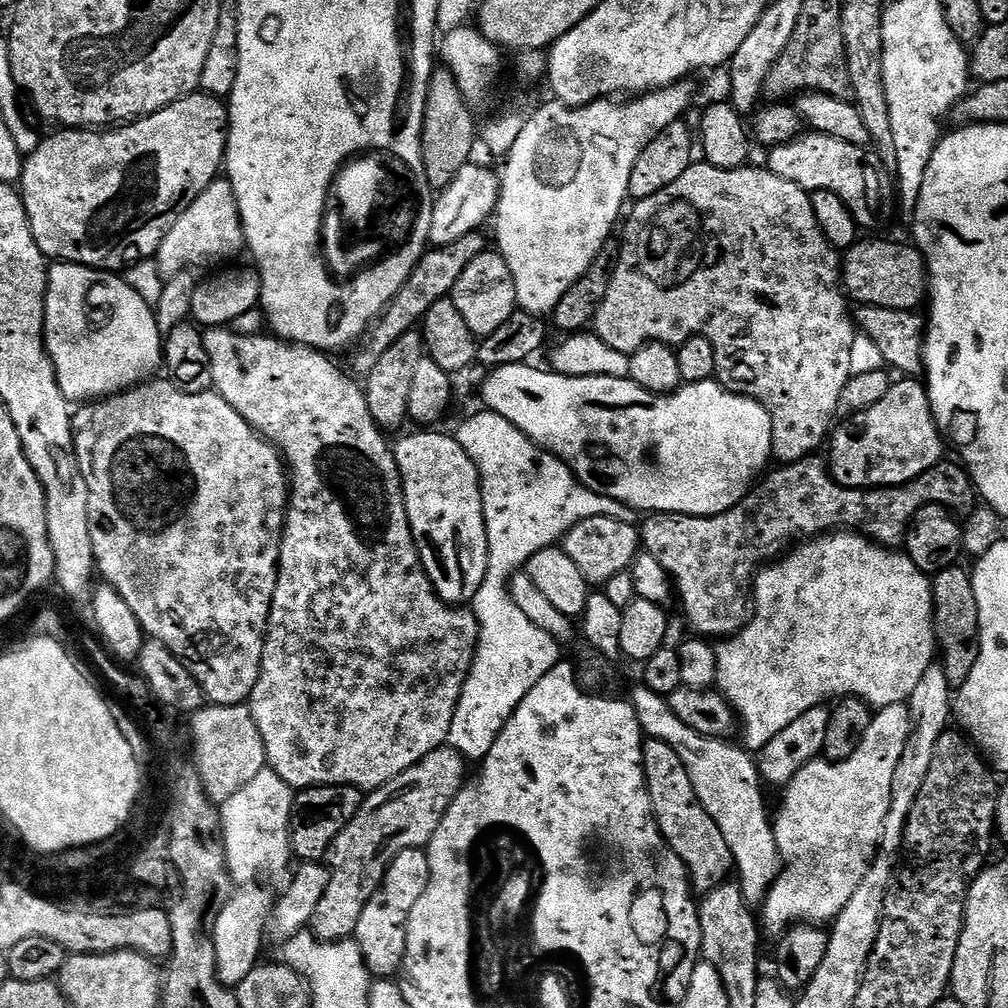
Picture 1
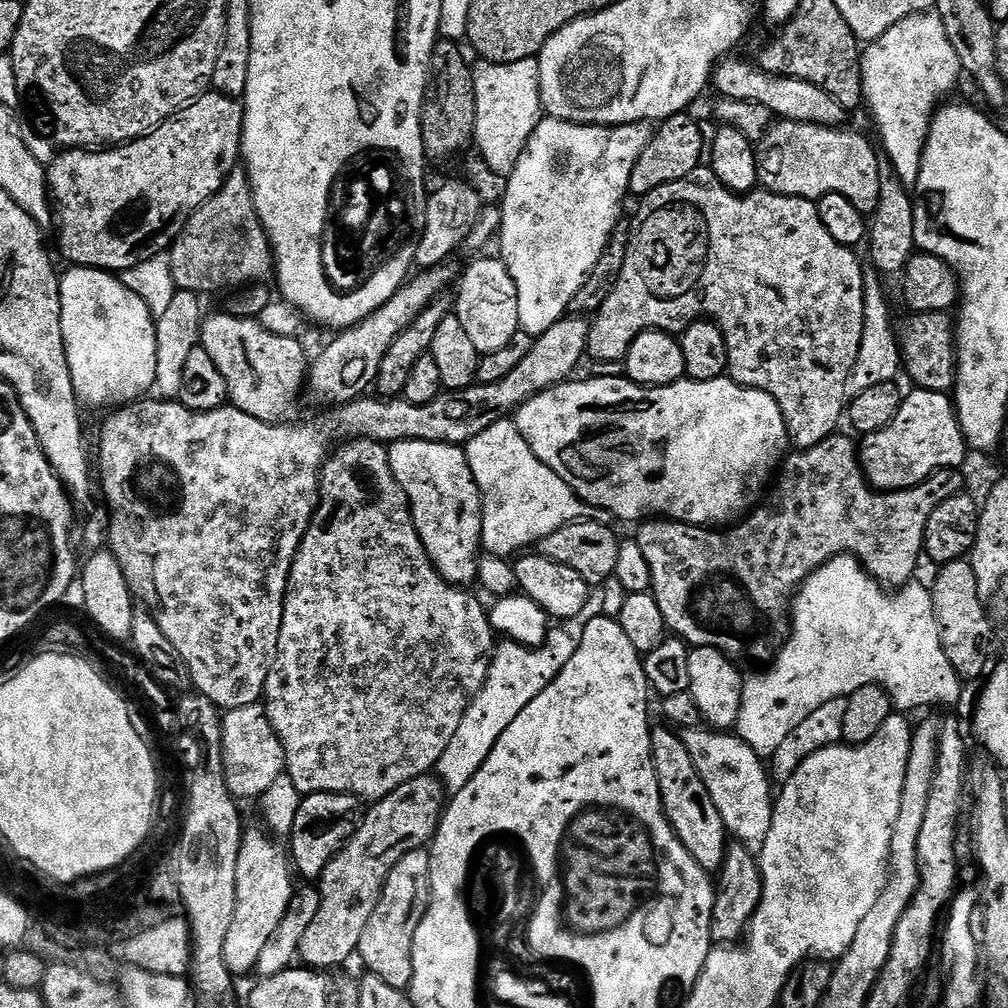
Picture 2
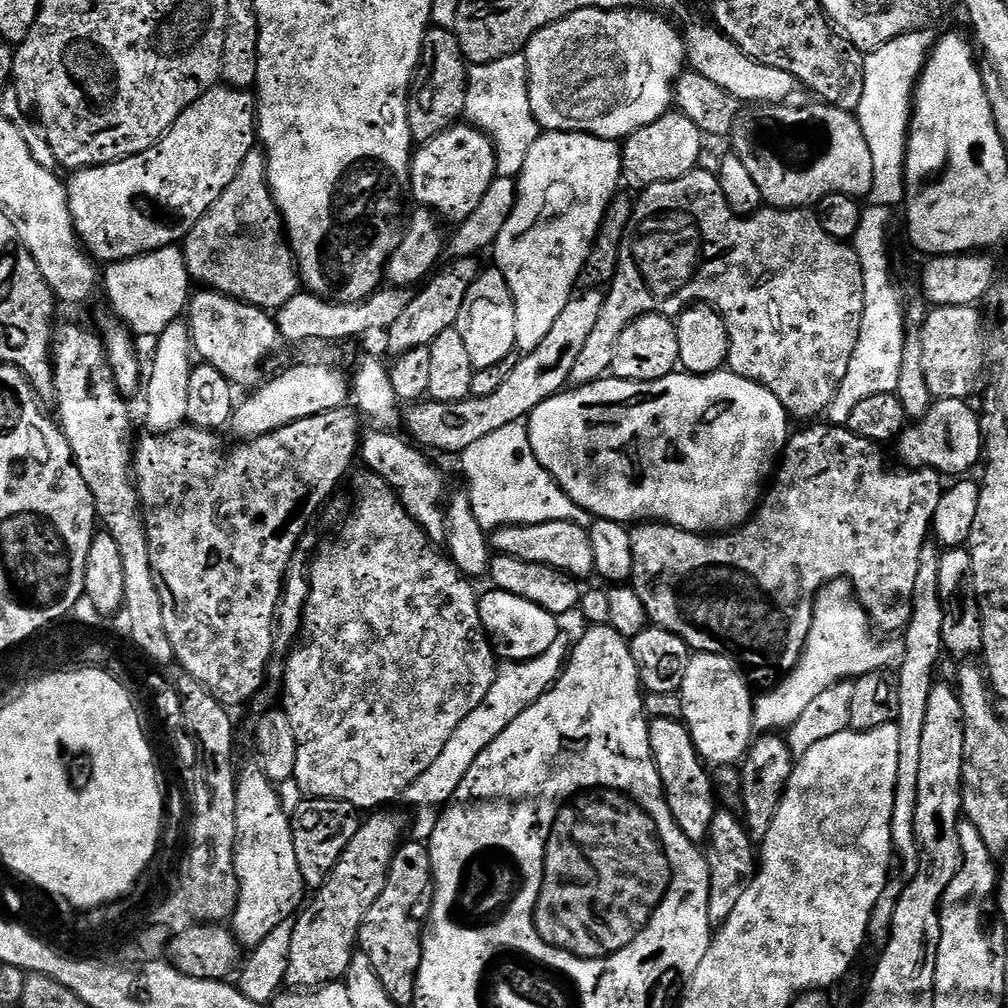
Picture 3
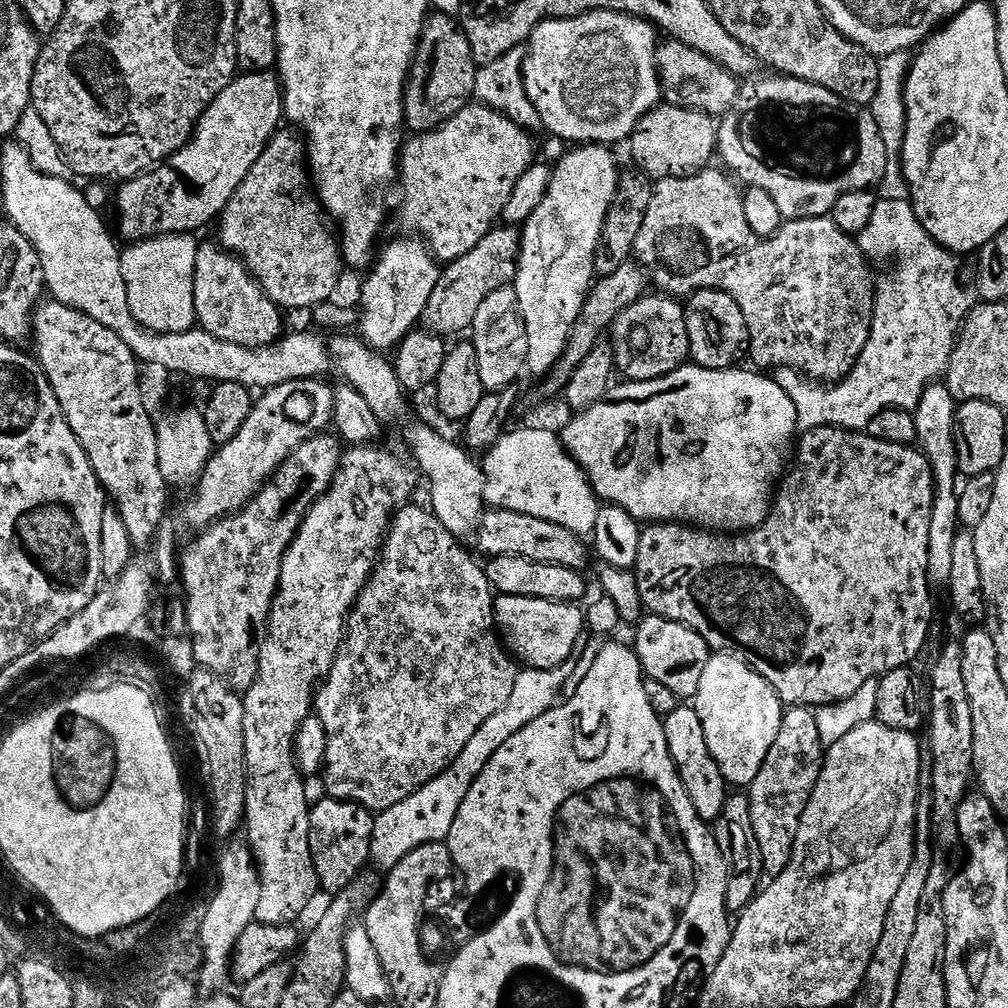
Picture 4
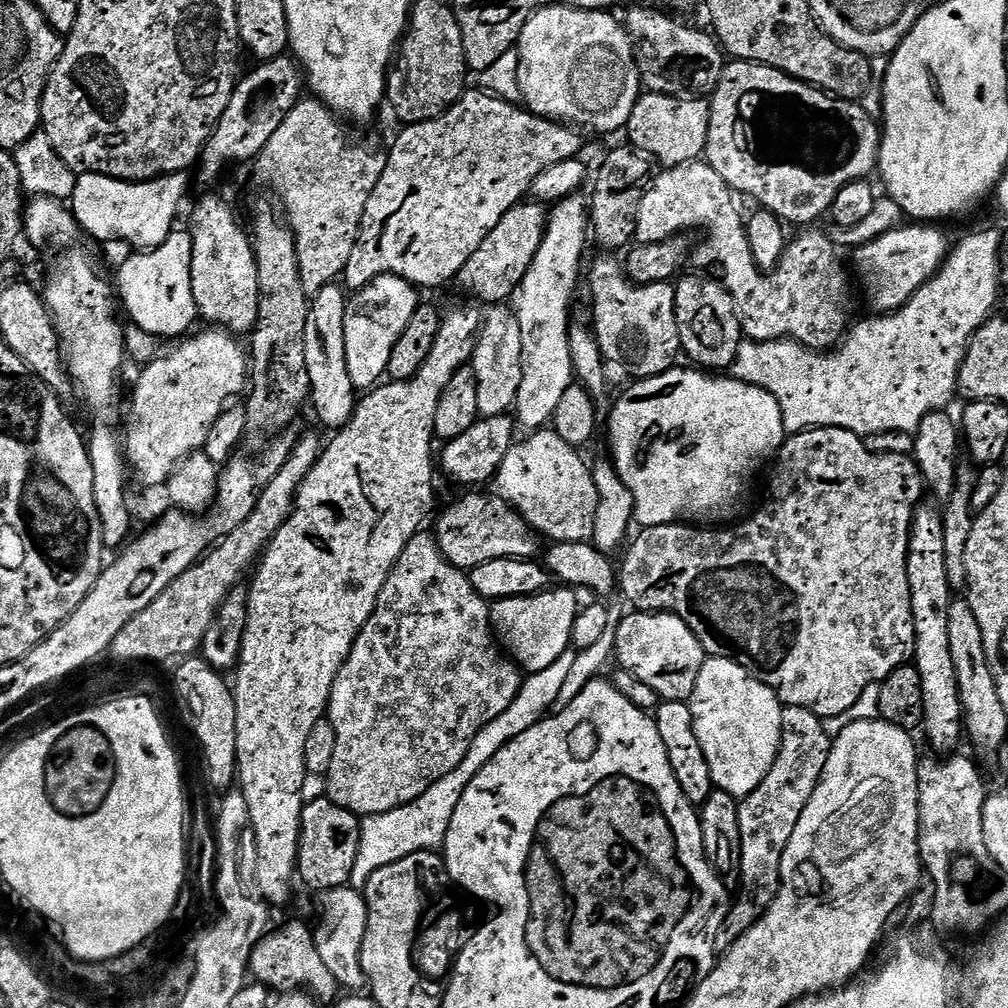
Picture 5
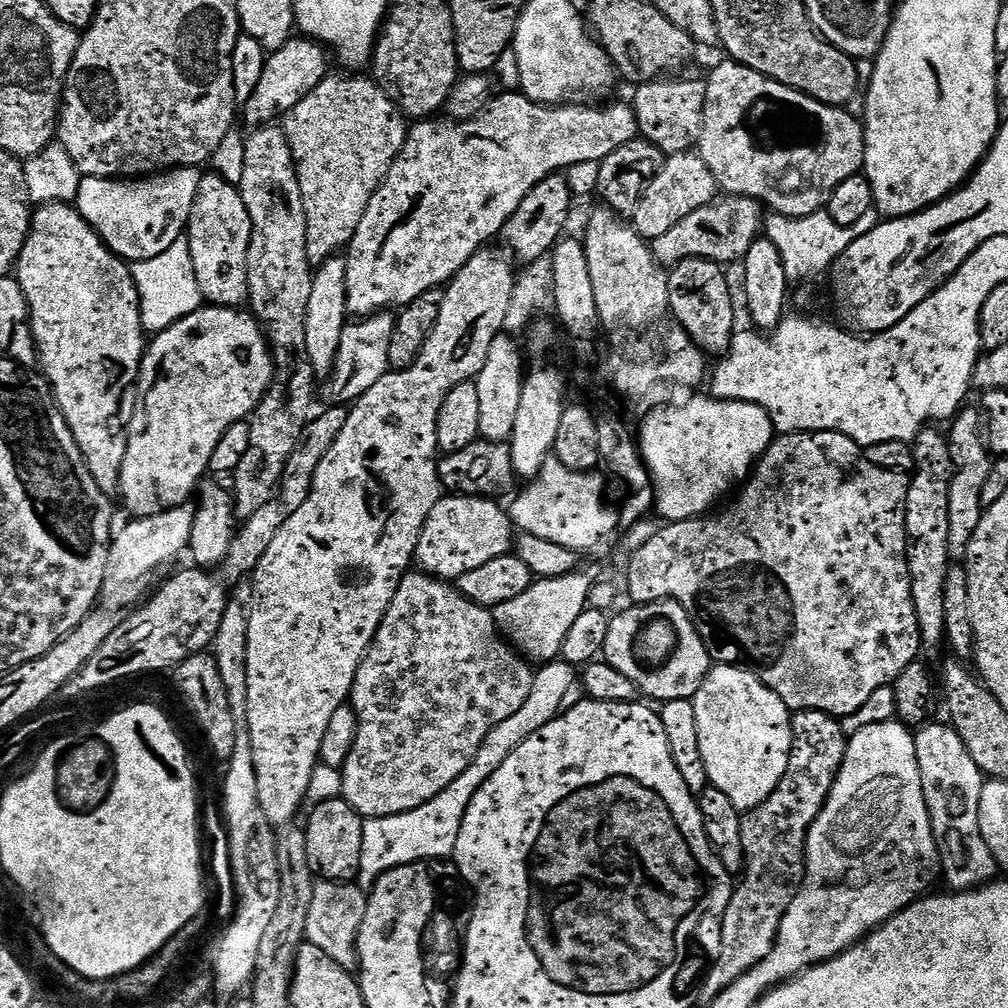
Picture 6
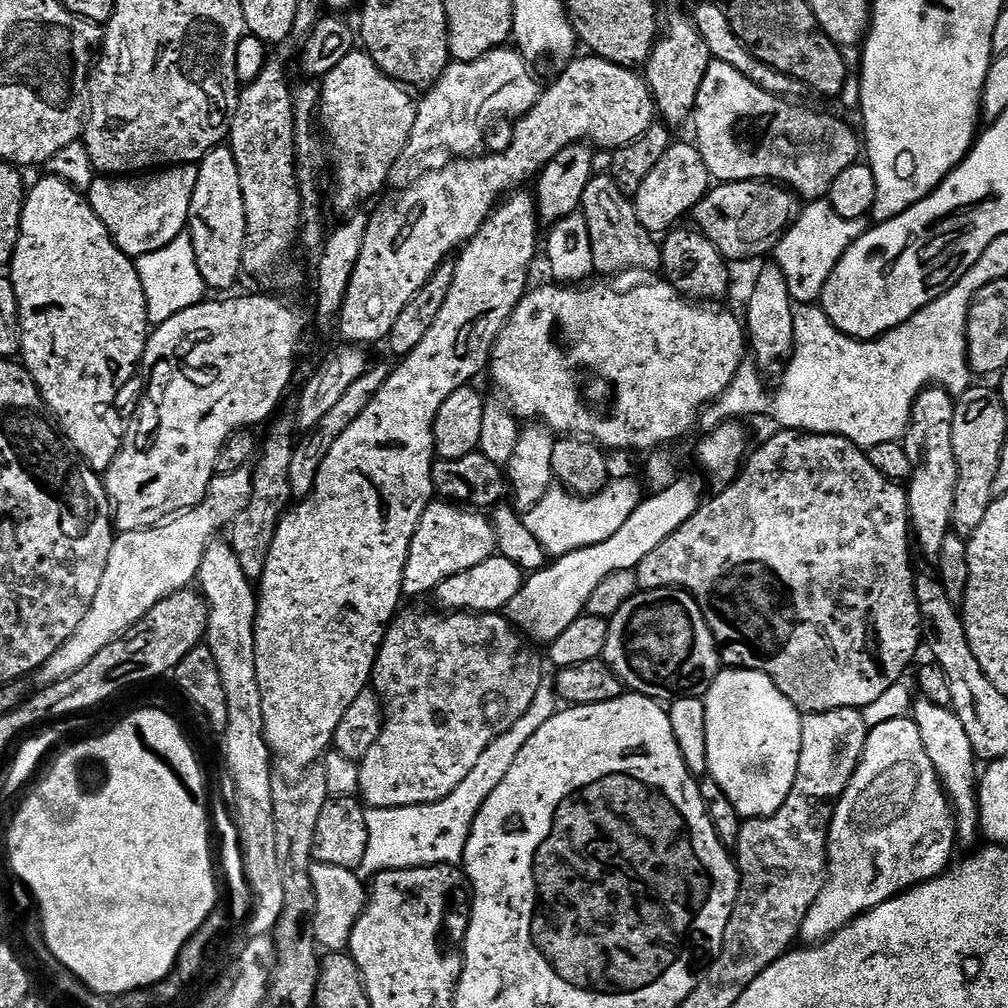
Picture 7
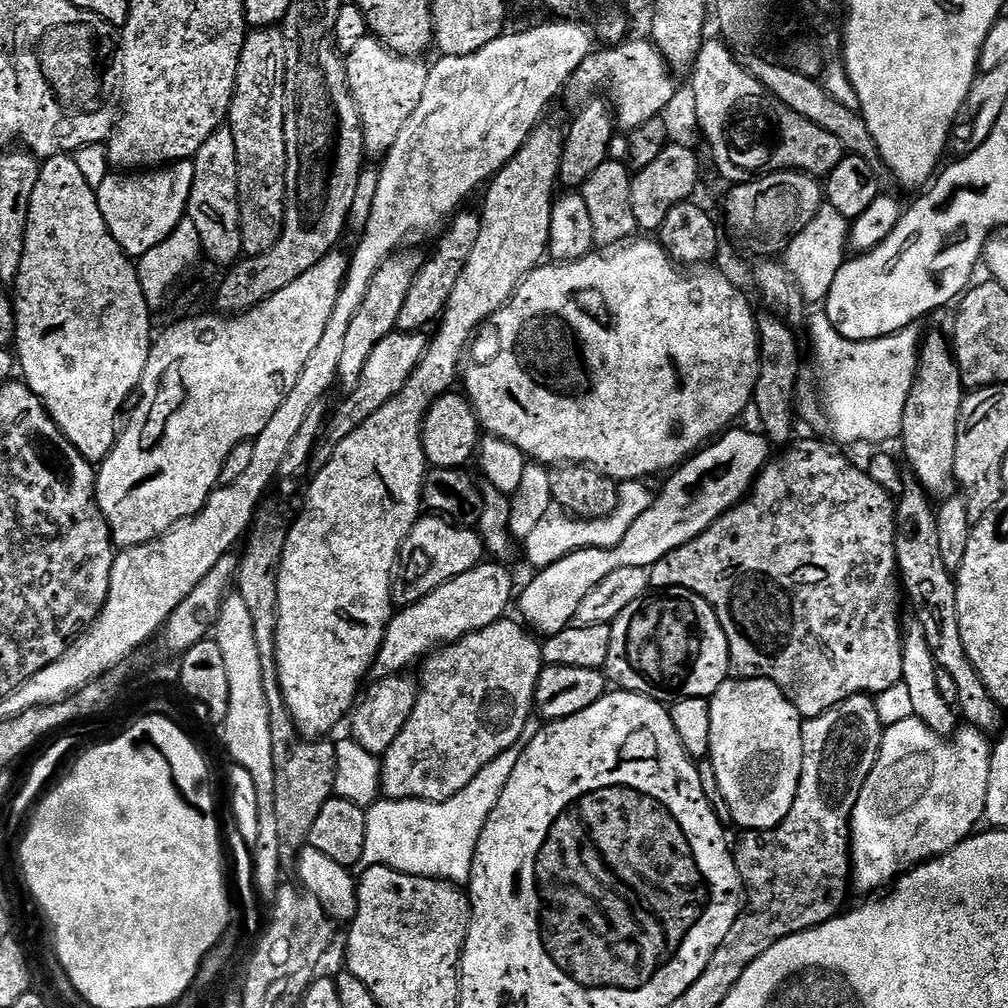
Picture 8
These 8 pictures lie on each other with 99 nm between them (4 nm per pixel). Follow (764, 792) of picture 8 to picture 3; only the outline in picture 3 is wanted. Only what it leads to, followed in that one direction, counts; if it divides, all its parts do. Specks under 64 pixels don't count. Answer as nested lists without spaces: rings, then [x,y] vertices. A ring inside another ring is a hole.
[[[697,652],[693,655],[690,666],[686,666],[686,678],[678,693],[680,708],[684,711],[683,723],[700,754],[701,760],[709,765],[732,766],[735,760],[743,761],[754,743],[754,692],[748,689],[744,681],[741,665],[731,655],[719,652]]]

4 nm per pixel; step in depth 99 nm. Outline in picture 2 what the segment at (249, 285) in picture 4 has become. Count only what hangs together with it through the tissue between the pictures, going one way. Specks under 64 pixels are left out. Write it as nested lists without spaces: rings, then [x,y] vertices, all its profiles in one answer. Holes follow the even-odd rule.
[[[221,310],[217,316],[210,315],[203,321],[199,347],[210,354],[218,374],[226,378],[228,399],[238,410],[250,414],[267,424],[287,421],[300,400],[300,391],[305,391],[308,379],[310,356],[304,353],[296,336],[282,337],[268,333],[259,319],[233,316]]]

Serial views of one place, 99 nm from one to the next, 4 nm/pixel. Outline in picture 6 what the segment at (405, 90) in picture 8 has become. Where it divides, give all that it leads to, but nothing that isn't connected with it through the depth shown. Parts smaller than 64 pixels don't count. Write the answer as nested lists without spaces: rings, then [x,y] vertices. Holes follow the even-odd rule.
[[[329,74],[324,77],[324,81],[318,86],[314,86],[314,90],[310,90],[310,94],[306,94],[306,98],[302,98],[302,102],[298,102],[298,106],[294,106],[283,117],[282,127],[288,145],[292,151],[294,158],[294,166],[298,174],[298,186],[302,190],[302,202],[306,210],[306,246],[308,247],[308,259],[313,265],[319,266],[325,260],[329,260],[331,256],[343,253],[347,249],[348,244],[354,238],[354,234],[358,230],[358,222],[362,222],[362,214],[366,214],[366,206],[370,206],[370,198],[380,188],[380,183],[388,177],[390,166],[398,158],[398,154],[404,145],[406,135],[406,117],[394,101],[381,90],[375,79],[369,78],[364,74],[344,74],[348,76],[335,76]]]

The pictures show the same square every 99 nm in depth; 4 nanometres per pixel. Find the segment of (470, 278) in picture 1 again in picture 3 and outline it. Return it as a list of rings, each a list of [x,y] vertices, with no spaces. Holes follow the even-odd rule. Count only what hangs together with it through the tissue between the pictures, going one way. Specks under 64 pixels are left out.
[[[478,278],[470,286],[468,303],[464,305],[464,314],[458,321],[462,338],[466,338],[466,350],[470,350],[470,362],[477,370],[508,360],[511,352],[517,349],[518,318],[510,286],[503,278],[484,279]]]

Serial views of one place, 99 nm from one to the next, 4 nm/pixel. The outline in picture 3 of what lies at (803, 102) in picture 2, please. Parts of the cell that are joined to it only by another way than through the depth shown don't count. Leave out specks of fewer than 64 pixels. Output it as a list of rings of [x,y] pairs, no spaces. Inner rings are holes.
[[[692,24],[688,29],[683,29],[686,58],[698,74],[722,86],[726,94],[734,94],[734,98],[738,98],[745,105],[780,106],[791,101],[788,99],[802,88],[801,81],[796,80],[794,74],[786,74],[786,70],[778,70],[778,66],[766,66],[750,58],[719,28],[708,24]]]

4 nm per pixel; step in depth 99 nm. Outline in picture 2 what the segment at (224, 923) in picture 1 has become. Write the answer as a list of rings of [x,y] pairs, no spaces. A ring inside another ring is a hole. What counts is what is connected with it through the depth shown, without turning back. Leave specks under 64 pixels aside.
[[[245,827],[244,836],[240,840],[236,909],[224,943],[224,961],[228,969],[232,971],[233,977],[236,978],[255,969],[265,943],[278,930],[294,893],[294,886],[292,886],[294,872],[290,867],[290,860],[285,849],[283,852],[275,844],[277,841],[263,827],[260,828]]]

